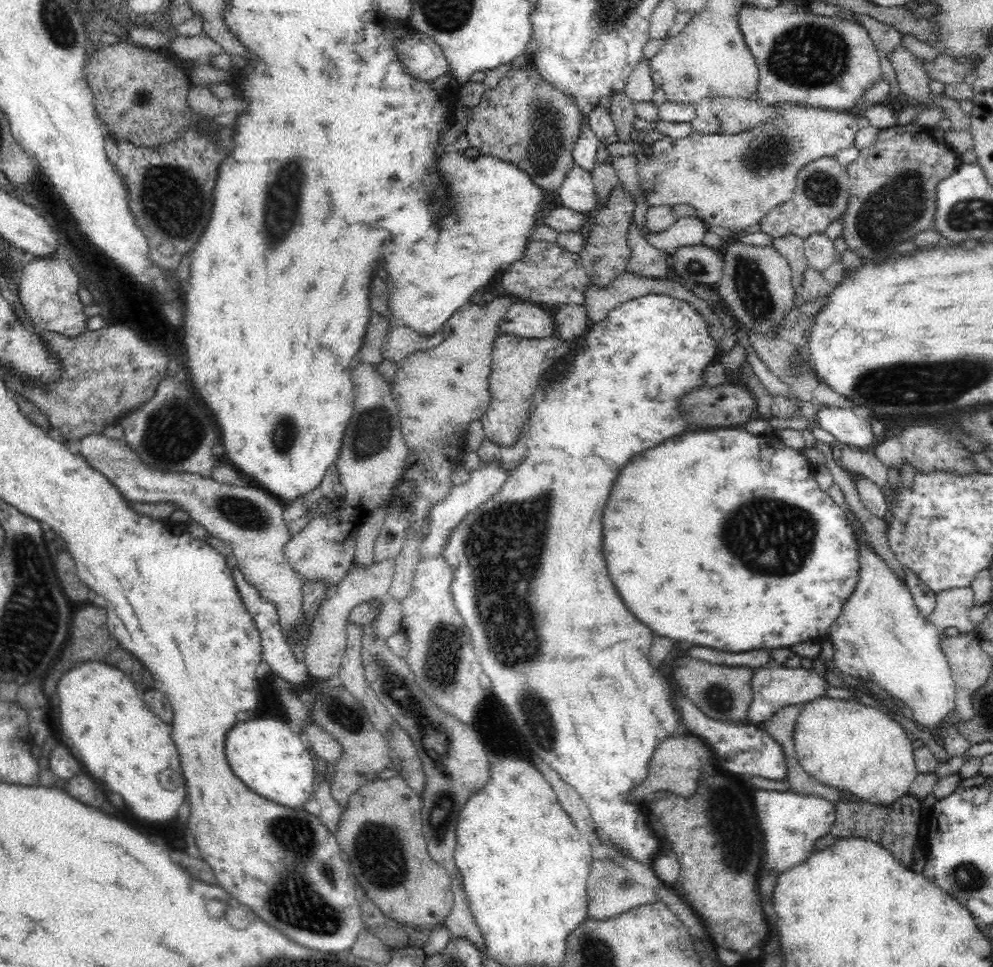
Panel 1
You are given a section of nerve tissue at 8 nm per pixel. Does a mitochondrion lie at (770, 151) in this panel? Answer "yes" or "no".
yes

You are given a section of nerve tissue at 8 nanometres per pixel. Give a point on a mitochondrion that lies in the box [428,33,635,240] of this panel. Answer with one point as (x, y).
(547, 141)

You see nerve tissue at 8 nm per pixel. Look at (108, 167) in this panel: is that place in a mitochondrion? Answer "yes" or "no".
no

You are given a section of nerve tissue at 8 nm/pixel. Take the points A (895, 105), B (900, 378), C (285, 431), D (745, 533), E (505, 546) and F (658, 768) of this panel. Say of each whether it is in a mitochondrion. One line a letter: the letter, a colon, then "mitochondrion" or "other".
A: other
B: mitochondrion
C: mitochondrion
D: mitochondrion
E: mitochondrion
F: other

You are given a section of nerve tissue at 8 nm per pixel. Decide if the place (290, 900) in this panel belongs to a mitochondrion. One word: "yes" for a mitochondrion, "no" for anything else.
yes

